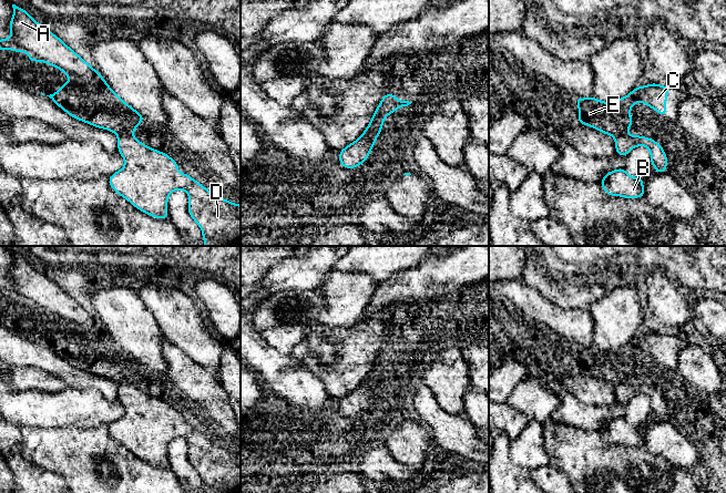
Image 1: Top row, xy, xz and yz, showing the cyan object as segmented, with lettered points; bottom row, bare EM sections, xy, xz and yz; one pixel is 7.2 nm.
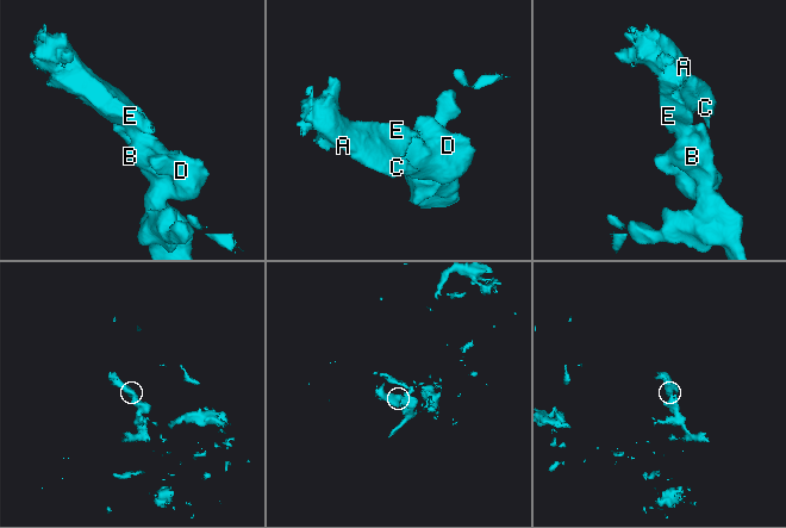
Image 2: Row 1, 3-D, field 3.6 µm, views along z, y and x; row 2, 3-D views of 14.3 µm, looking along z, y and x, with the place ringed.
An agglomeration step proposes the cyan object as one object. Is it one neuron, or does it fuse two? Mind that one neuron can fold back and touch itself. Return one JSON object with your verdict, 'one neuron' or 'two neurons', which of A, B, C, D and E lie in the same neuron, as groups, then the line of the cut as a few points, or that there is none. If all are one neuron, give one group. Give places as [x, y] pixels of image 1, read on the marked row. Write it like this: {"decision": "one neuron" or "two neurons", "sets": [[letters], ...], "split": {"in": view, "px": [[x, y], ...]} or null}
{"decision": "two neurons", "sets": [["A", "C", "E"], ["B", "D"]], "split": {"in": "xy", "px": [[119, 135], [132, 136]]}}

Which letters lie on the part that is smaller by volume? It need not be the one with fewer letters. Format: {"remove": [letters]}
{"remove": ["A", "C", "E"]}

